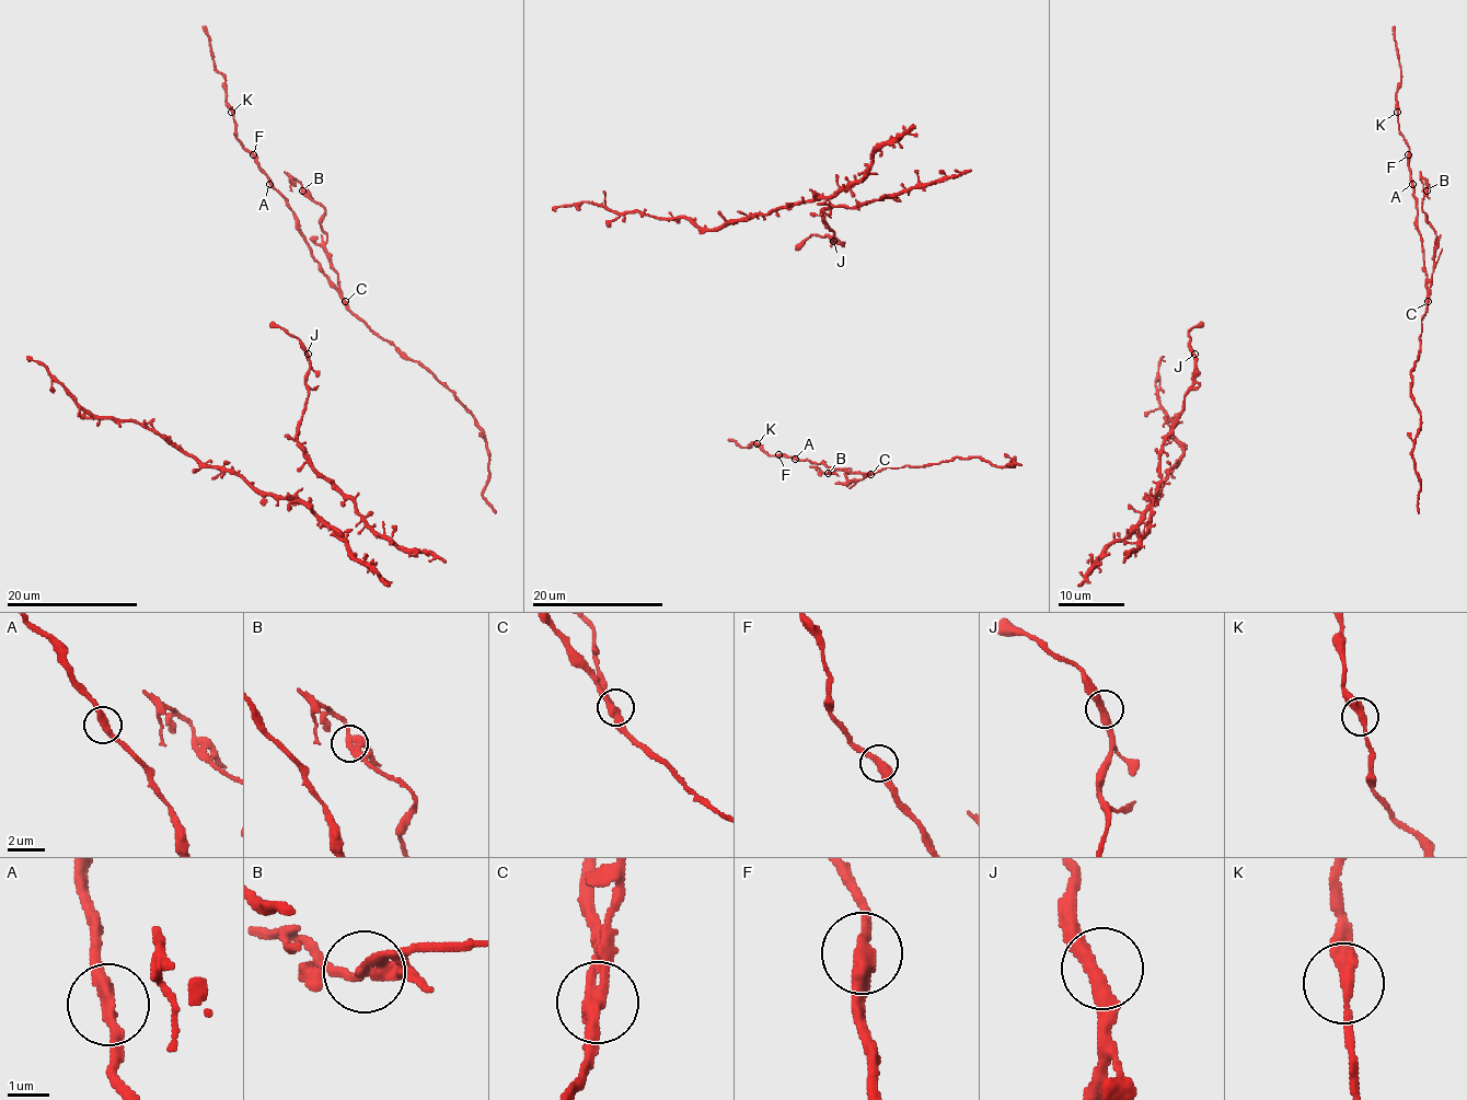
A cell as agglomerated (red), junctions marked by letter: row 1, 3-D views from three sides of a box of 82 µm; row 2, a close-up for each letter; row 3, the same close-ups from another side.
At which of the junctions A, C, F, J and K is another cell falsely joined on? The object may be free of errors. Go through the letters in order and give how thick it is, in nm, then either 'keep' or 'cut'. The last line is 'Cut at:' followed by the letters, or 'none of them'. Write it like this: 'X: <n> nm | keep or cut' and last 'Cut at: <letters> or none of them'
A: 320 nm | keep
C: 360 nm | cut
F: 400 nm | keep
J: 360 nm | keep
K: 360 nm | keep
Cut at: C

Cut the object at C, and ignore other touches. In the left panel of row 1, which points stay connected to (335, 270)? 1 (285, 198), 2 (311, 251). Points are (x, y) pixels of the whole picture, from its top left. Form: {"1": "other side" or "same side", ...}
{"1": "other side", "2": "other side"}

